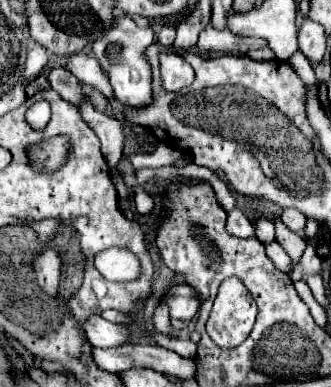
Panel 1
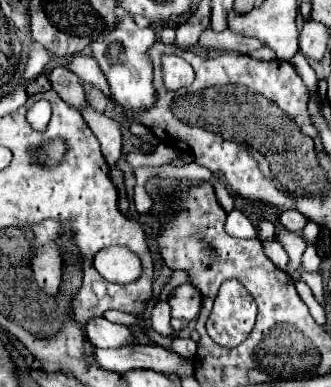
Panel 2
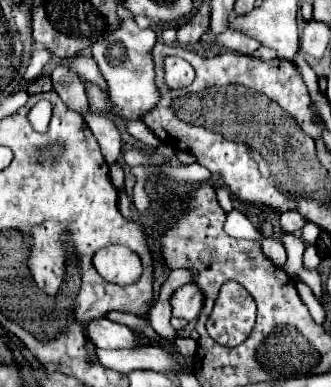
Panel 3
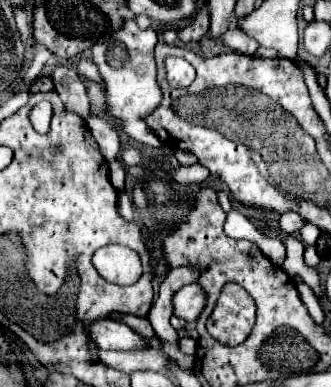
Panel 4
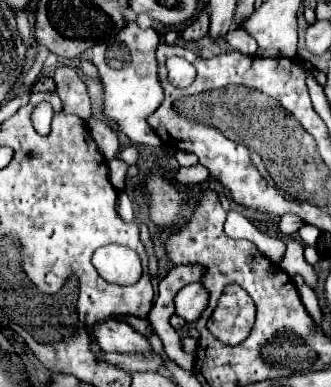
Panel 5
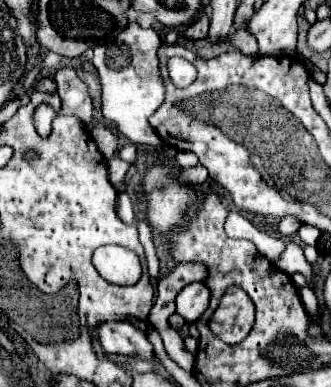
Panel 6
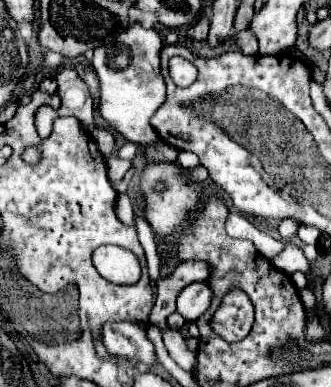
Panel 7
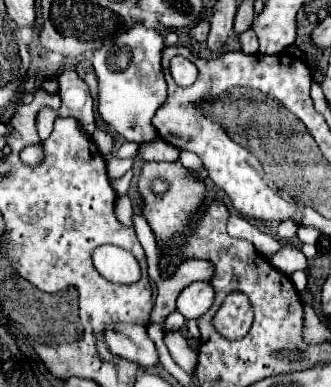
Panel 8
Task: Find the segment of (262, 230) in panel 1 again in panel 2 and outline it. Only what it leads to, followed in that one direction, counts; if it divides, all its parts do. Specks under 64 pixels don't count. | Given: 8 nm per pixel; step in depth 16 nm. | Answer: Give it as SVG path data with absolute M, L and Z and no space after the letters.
M260 220L258 226L256 226L256 230L258 230L258 238L260 240L274 240L274 224L272 222Z

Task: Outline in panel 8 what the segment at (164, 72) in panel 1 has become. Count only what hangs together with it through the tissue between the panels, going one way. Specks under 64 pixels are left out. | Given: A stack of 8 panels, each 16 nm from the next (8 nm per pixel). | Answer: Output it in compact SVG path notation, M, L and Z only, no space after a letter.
M176 56L170 60L170 74L178 86L190 86L196 80L196 66L190 60Z

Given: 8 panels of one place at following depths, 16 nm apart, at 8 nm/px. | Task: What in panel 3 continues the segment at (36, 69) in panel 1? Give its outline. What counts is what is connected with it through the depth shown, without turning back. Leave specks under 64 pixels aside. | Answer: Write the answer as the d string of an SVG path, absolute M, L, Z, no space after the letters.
M34 44L34 46L32 46L32 54L30 54L30 62L28 62L28 68L26 68L24 78L26 78L28 82L30 82L30 80L36 80L36 78L42 74L42 68L46 66L48 60L50 60L50 52L48 52L44 46Z

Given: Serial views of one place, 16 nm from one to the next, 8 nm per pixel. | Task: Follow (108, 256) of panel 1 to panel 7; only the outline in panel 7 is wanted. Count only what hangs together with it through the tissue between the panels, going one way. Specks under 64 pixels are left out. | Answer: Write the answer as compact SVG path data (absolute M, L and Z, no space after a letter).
M116 245L98 247L92 255L98 273L107 281L131 285L141 277L141 266L137 257L129 250Z

